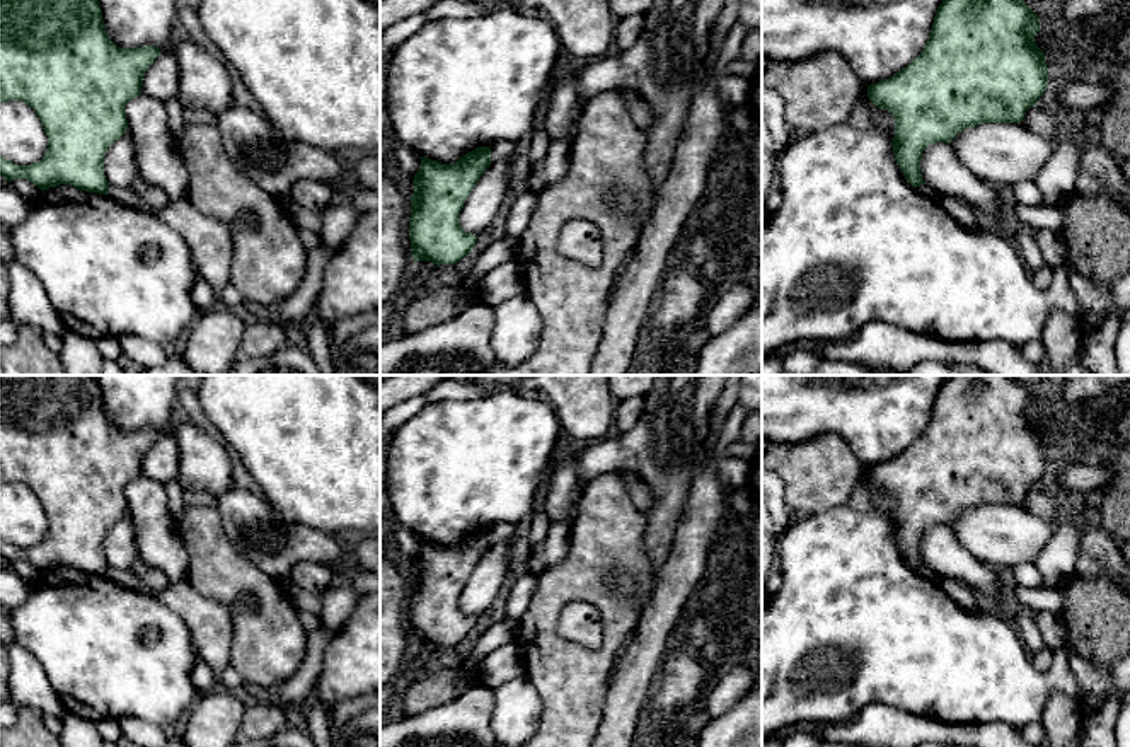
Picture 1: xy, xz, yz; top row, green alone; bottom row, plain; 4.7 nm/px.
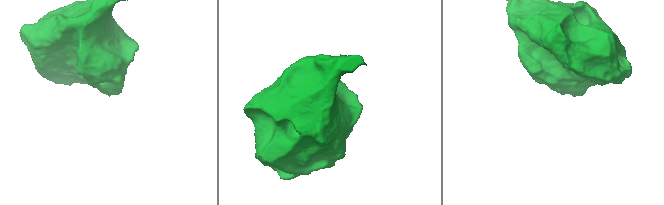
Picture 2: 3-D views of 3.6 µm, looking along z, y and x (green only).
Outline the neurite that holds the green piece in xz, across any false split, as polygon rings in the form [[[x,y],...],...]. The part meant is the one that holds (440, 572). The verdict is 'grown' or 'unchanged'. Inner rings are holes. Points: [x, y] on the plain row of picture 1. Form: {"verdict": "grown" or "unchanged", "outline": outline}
{"verdict": "unchanged", "outline": [[[477,529],[455,546],[421,539],[411,580],[409,622],[414,645],[455,646],[477,617],[460,609],[458,597],[476,565],[491,547],[491,529]]]}

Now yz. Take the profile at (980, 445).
{"verdict": "unchanged", "outline": [[[949,375],[937,389],[922,435],[890,460],[868,467],[869,483],[895,498],[895,542],[907,565],[925,566],[922,534],[982,505],[1021,505],[1048,466],[1045,435],[1036,428],[1038,397],[1018,375]]]}

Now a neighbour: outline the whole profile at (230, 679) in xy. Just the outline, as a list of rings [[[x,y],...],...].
[[[227,665],[222,670],[218,684],[233,694],[244,696],[244,680],[242,680],[240,674],[232,665]]]

